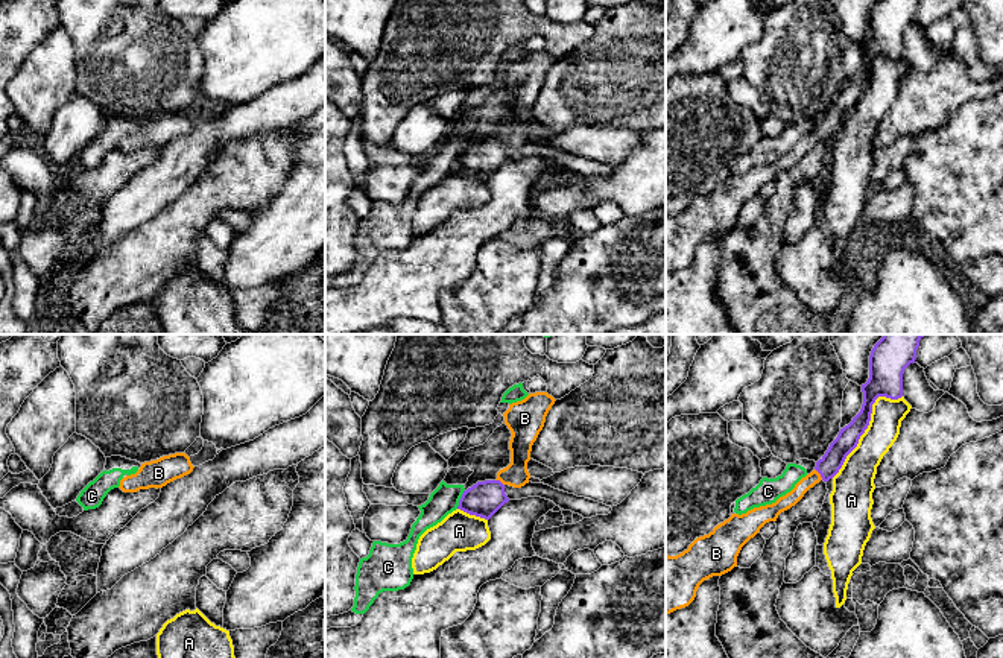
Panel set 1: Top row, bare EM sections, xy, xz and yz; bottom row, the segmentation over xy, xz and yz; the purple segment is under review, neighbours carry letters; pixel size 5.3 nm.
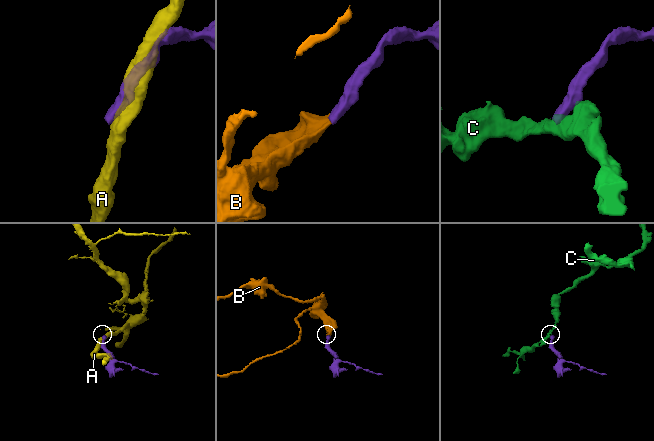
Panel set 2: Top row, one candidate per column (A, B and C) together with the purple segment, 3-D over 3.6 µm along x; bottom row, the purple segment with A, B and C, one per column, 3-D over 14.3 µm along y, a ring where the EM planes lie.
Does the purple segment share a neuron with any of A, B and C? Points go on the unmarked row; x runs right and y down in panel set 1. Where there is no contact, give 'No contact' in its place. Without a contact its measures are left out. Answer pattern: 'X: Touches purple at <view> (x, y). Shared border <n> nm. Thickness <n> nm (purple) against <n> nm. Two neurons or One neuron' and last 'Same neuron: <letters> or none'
A: Touches purple at yz (868, 84). Shared border 600 nm. Thickness 180 nm (purple) against 180 nm. Two neurons
B: Touches purple at yz (819, 132). Shared border 80 nm. Thickness 120 nm (purple) against 80 nm. One neuron
C: Touches purple at xz (461, 158). Shared border 110 nm. Thickness 190 nm (purple) against 150 nm. Two neurons
Same neuron: B

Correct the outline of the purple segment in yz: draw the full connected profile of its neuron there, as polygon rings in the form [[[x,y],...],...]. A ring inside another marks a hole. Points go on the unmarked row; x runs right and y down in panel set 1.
[[[878,0],[869,15],[869,38],[862,44],[863,64],[853,81],[840,88],[815,129],[775,163],[754,167],[746,173],[731,173],[708,195],[696,198],[687,210],[676,216],[666,214],[666,274],[688,266],[699,245],[737,226],[742,207],[760,188],[777,181],[778,175],[795,166],[804,153],[821,140],[828,141],[842,128],[846,115],[857,106],[869,85],[872,64],[878,56],[898,59],[903,56],[904,29],[915,23],[919,0]]]

